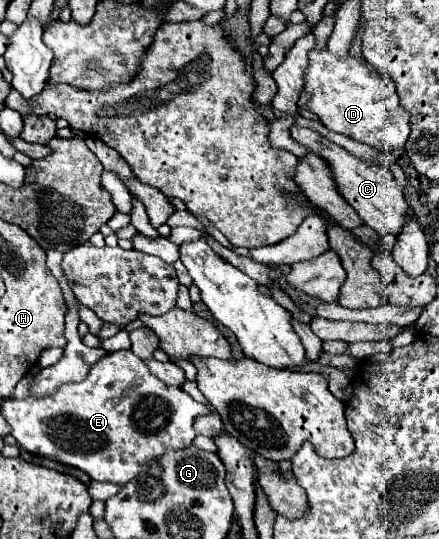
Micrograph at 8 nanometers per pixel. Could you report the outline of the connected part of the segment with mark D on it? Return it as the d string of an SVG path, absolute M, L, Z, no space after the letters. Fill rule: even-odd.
M328 49L320 53L308 53L310 65L306 73L304 91L310 93L308 109L334 133L352 137L354 141L376 147L378 151L394 151L406 145L410 125L406 111L402 111L394 81L384 81L380 75L372 75L354 57L338 59Z

